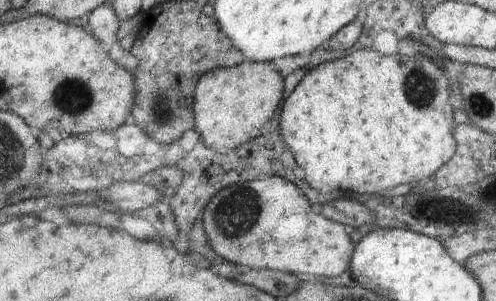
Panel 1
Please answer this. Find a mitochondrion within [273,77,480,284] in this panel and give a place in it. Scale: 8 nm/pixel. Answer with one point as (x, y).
(442, 208)

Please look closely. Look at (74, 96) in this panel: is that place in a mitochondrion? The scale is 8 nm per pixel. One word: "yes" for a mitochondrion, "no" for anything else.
yes

